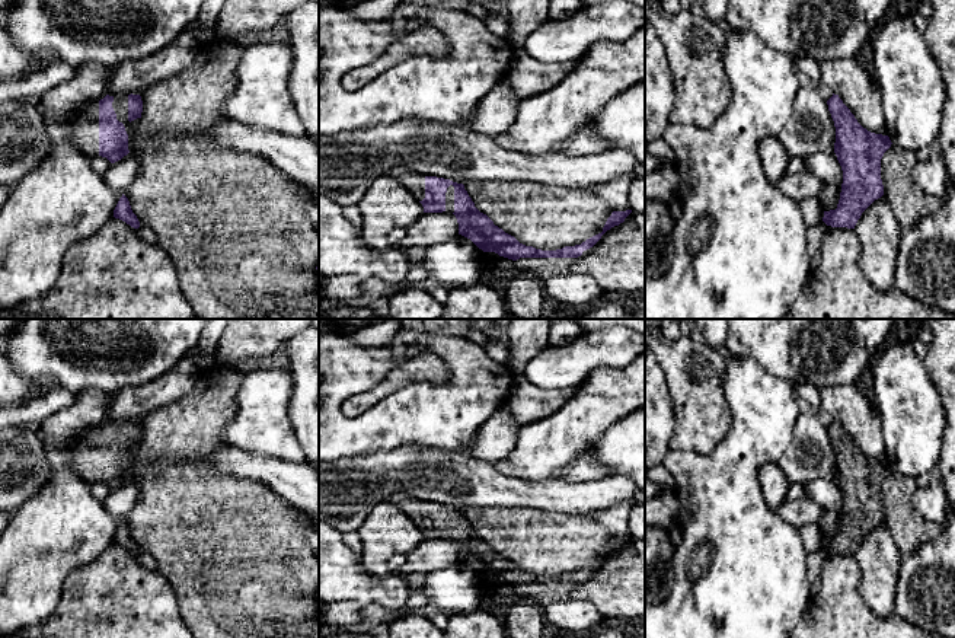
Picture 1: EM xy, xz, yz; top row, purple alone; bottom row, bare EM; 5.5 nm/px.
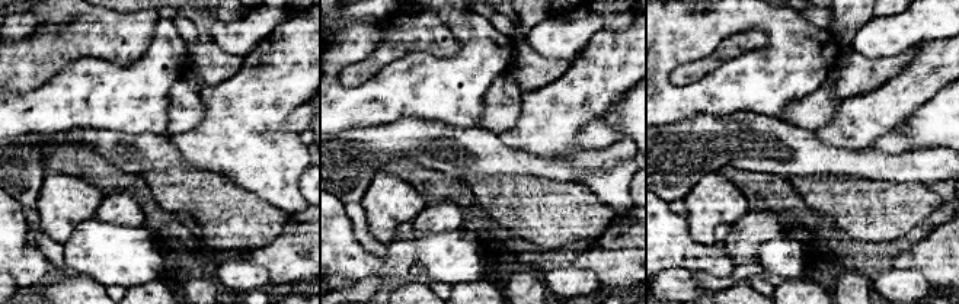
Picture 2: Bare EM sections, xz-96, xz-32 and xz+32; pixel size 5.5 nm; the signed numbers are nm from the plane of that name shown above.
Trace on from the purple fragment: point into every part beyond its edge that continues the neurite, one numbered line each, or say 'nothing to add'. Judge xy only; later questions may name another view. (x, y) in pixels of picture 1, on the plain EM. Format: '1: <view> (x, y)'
1: xy (85, 453)

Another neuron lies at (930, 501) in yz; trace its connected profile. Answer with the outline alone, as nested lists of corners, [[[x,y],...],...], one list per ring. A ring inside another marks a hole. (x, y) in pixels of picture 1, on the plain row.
[[[932,475],[927,487],[913,492],[913,505],[927,521],[942,526],[949,504],[940,475]]]

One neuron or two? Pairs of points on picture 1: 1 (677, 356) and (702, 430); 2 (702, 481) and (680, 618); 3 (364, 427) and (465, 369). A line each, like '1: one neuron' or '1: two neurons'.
1: one neuron
2: one neuron
3: one neuron

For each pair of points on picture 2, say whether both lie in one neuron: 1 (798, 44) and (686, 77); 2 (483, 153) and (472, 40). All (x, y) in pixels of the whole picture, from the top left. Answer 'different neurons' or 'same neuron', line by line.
1: different neurons
2: different neurons

